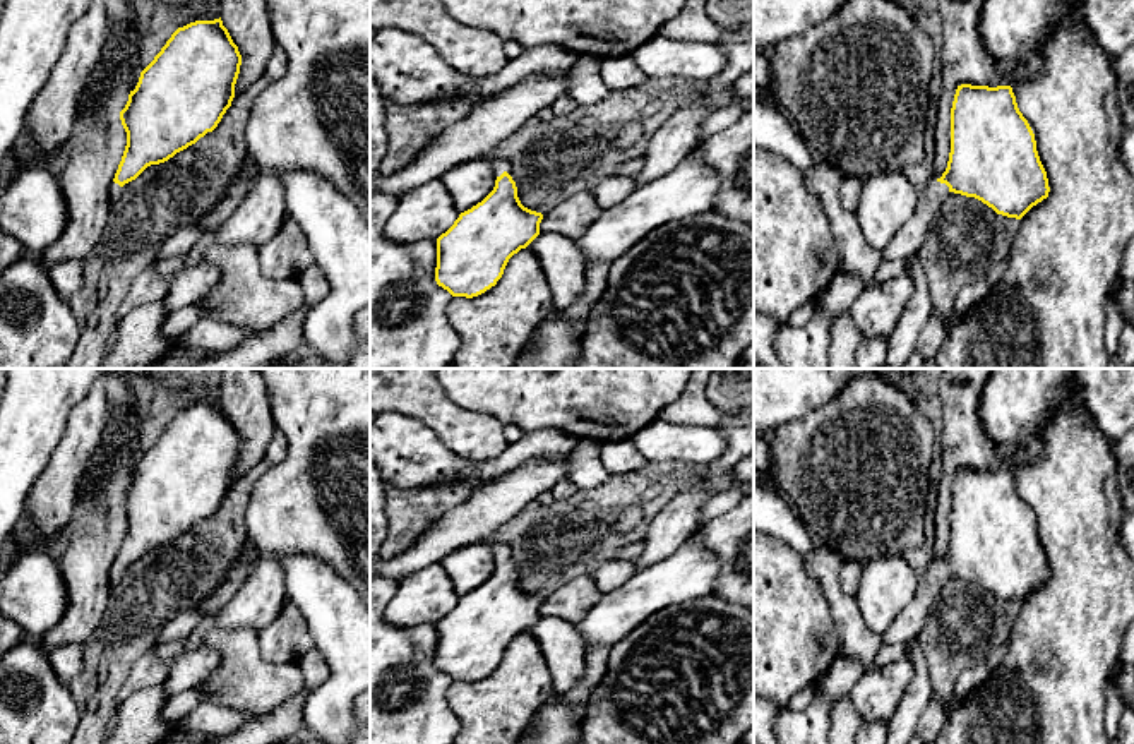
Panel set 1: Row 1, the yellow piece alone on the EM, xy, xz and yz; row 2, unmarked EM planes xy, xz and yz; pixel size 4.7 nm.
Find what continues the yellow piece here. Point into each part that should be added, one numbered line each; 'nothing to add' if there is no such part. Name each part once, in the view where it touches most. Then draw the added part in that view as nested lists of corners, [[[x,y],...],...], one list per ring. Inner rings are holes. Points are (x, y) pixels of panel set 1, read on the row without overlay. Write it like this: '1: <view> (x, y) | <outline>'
1: yz (907, 626) | [[[932,562],[920,581],[918,595],[908,603],[882,634],[884,645],[908,645],[918,636],[940,586],[949,578],[946,567]]]

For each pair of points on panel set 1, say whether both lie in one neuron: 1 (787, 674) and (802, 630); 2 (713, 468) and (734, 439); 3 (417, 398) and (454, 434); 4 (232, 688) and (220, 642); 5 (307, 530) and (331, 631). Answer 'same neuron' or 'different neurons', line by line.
1: same neuron
2: same neuron
3: same neuron
4: same neuron
5: different neurons

